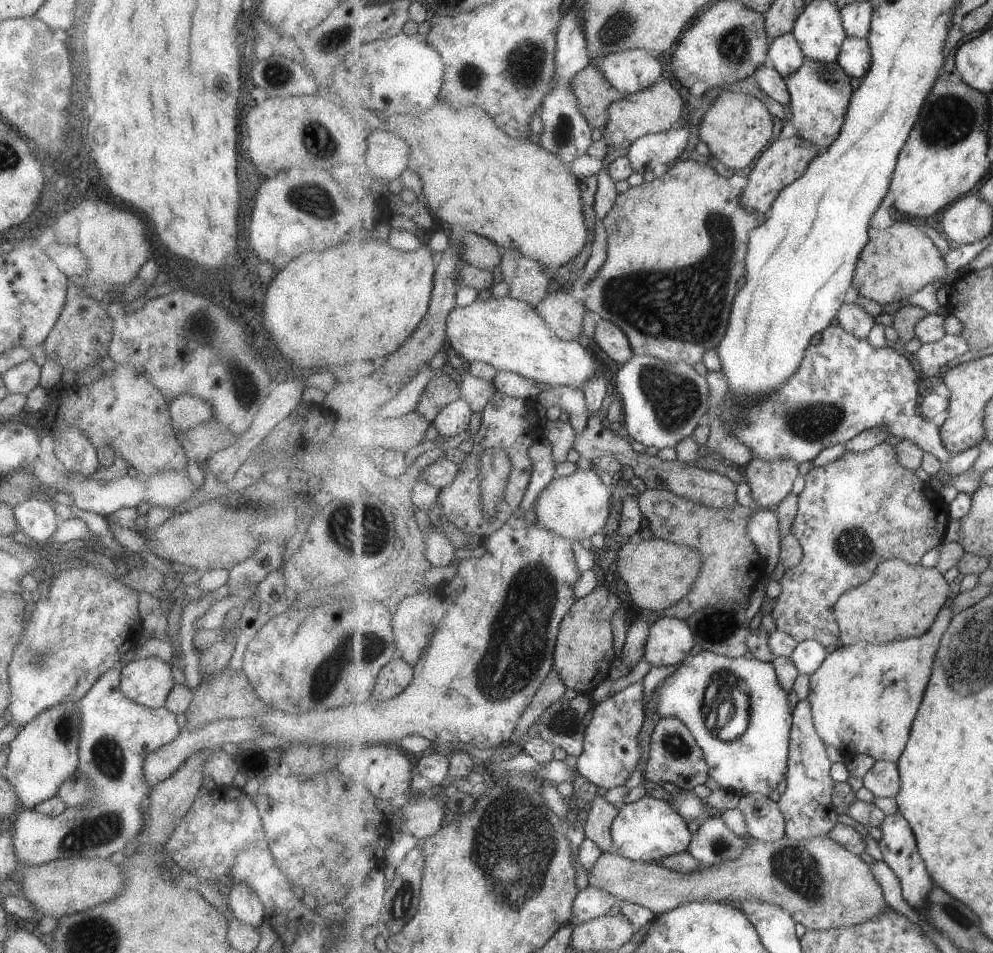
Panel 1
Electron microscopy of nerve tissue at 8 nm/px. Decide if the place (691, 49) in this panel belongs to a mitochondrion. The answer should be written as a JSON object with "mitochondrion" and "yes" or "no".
{"mitochondrion":"no"}

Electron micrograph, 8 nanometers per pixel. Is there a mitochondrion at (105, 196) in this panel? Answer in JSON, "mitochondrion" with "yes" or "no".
{"mitochondrion":"no"}

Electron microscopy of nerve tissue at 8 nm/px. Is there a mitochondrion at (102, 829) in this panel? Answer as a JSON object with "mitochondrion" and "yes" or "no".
{"mitochondrion":"yes"}

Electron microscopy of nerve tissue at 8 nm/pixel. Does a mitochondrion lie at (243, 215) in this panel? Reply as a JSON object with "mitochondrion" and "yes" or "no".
{"mitochondrion":"no"}

